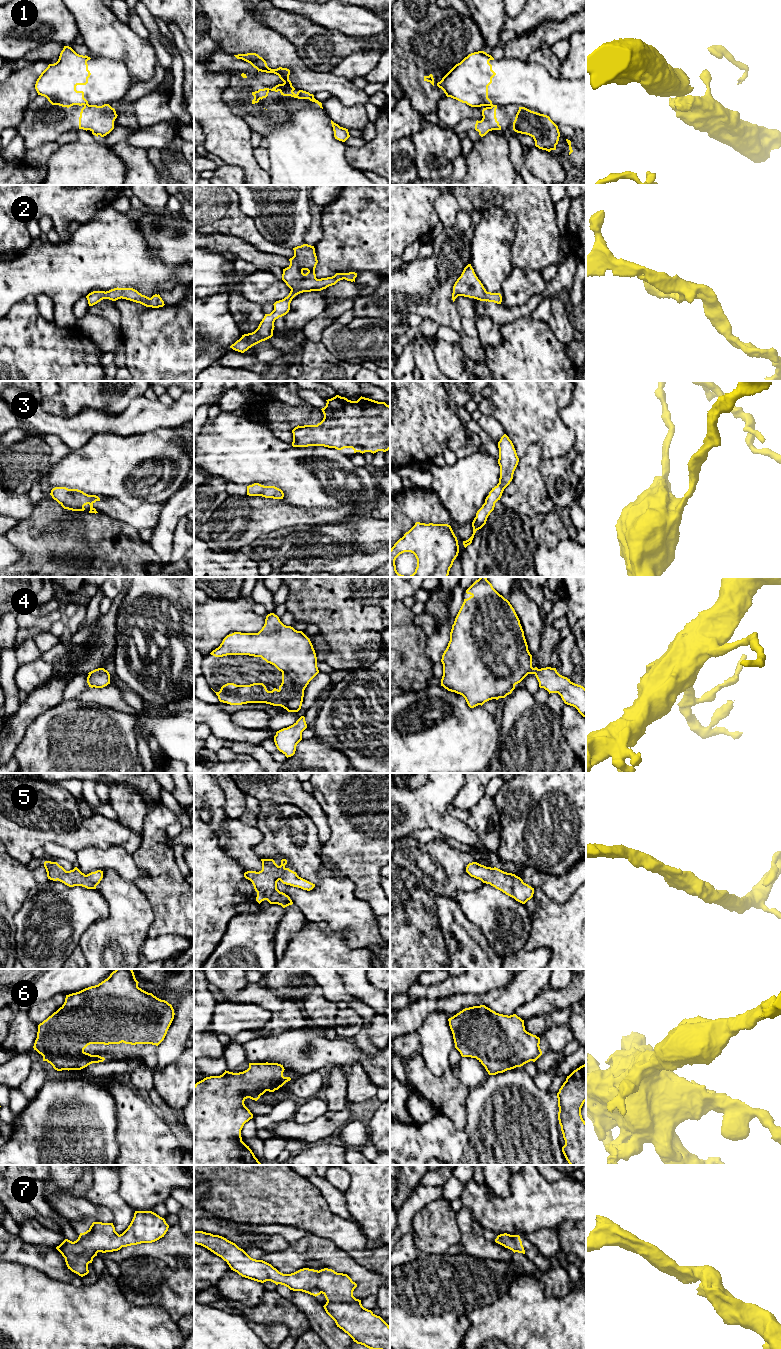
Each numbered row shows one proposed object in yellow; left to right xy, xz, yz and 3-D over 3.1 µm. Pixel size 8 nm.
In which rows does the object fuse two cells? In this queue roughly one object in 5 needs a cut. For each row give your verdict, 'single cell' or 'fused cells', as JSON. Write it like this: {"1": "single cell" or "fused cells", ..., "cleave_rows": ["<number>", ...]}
{"1": "fused cells", "2": "single cell", "3": "single cell", "4": "single cell", "5": "single cell", "6": "single cell", "7": "single cell", "cleave_rows": ["1"]}

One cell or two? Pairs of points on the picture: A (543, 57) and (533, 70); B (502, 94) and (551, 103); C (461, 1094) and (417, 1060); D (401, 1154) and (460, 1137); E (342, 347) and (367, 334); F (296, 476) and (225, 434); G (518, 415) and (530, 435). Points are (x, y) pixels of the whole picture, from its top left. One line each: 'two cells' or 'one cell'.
A: two cells
B: one cell
C: one cell
D: one cell
E: one cell
F: one cell
G: one cell

